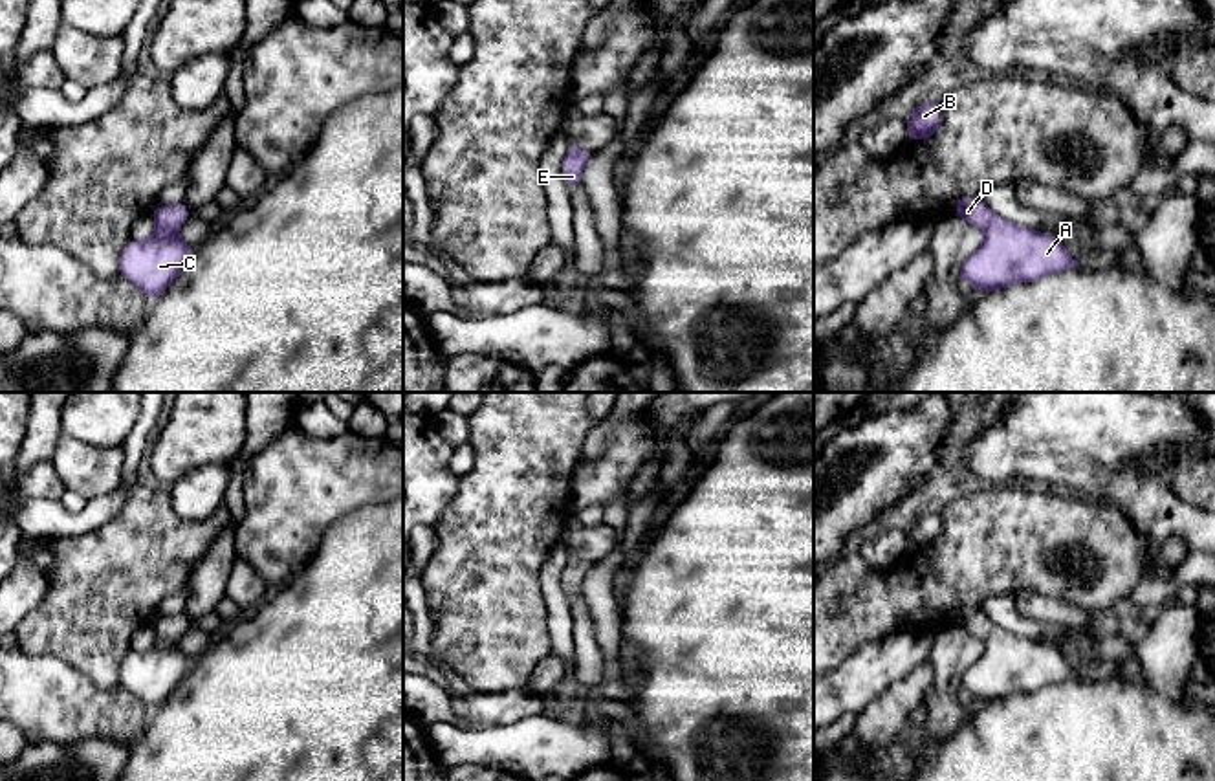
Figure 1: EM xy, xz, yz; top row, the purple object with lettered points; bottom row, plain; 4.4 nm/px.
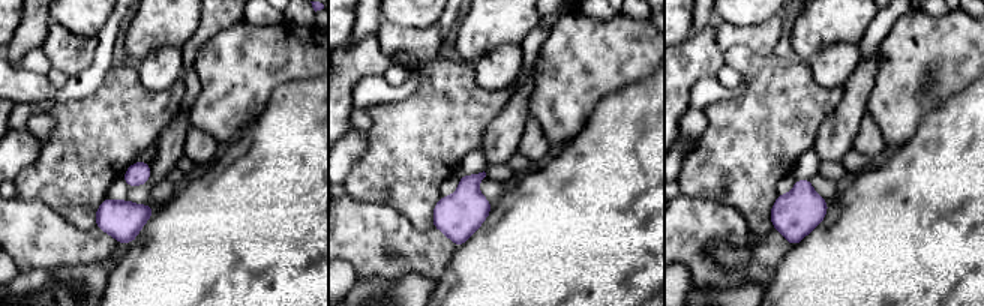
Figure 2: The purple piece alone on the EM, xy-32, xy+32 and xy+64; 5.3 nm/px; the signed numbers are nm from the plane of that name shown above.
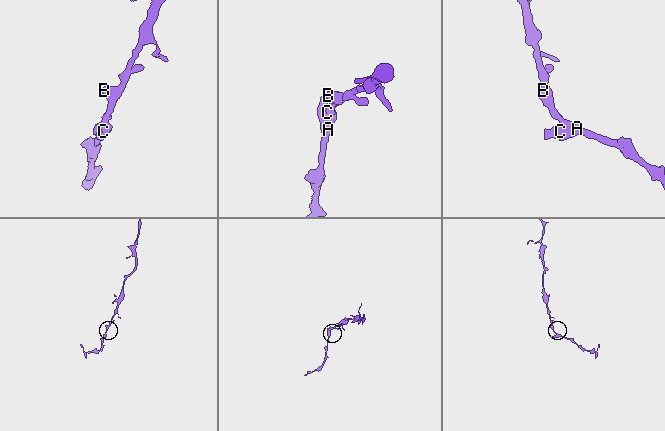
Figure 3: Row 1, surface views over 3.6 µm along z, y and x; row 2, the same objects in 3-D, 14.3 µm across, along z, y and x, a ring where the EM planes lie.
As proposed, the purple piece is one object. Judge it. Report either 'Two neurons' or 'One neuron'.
One neuron

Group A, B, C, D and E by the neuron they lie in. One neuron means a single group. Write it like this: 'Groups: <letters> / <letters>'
Groups: A B C D E

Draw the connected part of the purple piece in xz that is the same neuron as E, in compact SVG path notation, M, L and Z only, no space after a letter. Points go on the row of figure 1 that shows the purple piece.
M568 139L568 154L566 160L563 161L563 178L568 189L581 183L583 169L592 152L594 150L581 148L577 143Z

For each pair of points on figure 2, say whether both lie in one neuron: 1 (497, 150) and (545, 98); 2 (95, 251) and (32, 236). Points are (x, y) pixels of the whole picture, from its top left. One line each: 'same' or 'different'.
1: different
2: same

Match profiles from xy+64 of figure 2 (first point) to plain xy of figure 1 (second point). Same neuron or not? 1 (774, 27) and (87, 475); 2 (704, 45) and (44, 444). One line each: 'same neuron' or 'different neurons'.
1: same neuron
2: different neurons

